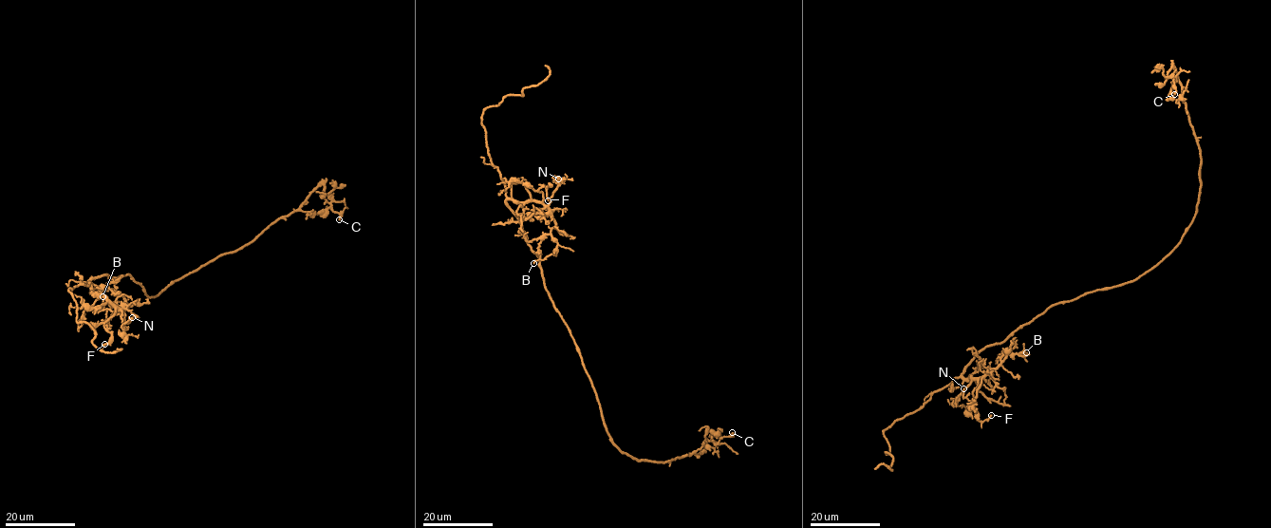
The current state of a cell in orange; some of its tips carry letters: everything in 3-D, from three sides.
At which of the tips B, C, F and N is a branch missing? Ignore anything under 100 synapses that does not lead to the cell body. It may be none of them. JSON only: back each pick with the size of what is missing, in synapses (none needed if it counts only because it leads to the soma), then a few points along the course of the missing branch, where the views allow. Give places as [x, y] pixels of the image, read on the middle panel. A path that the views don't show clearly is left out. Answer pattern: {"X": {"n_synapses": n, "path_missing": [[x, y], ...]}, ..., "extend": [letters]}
{"extend": []}

